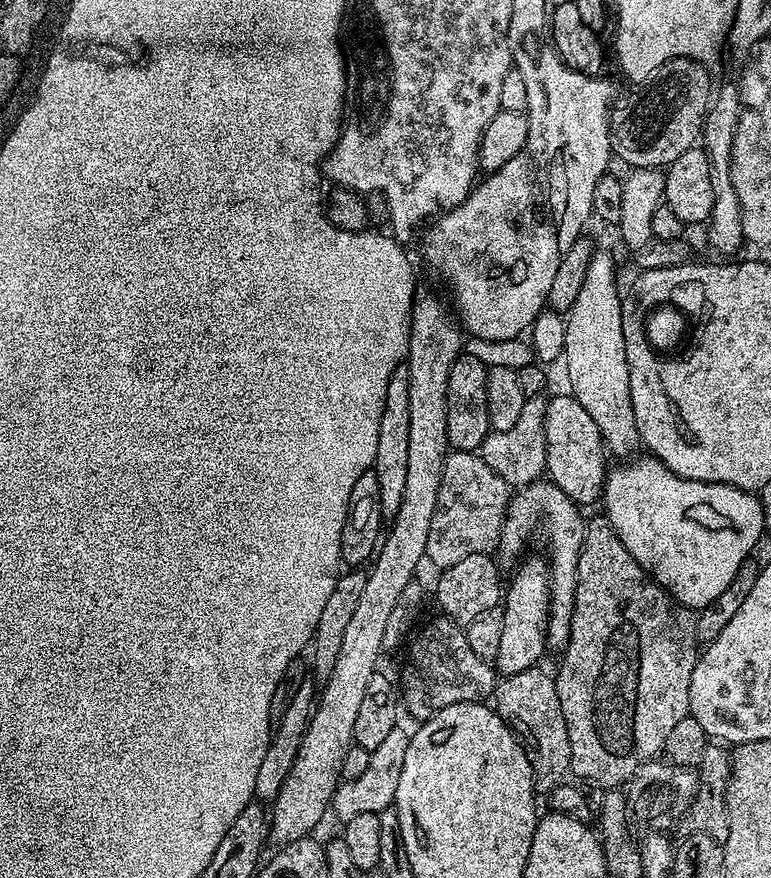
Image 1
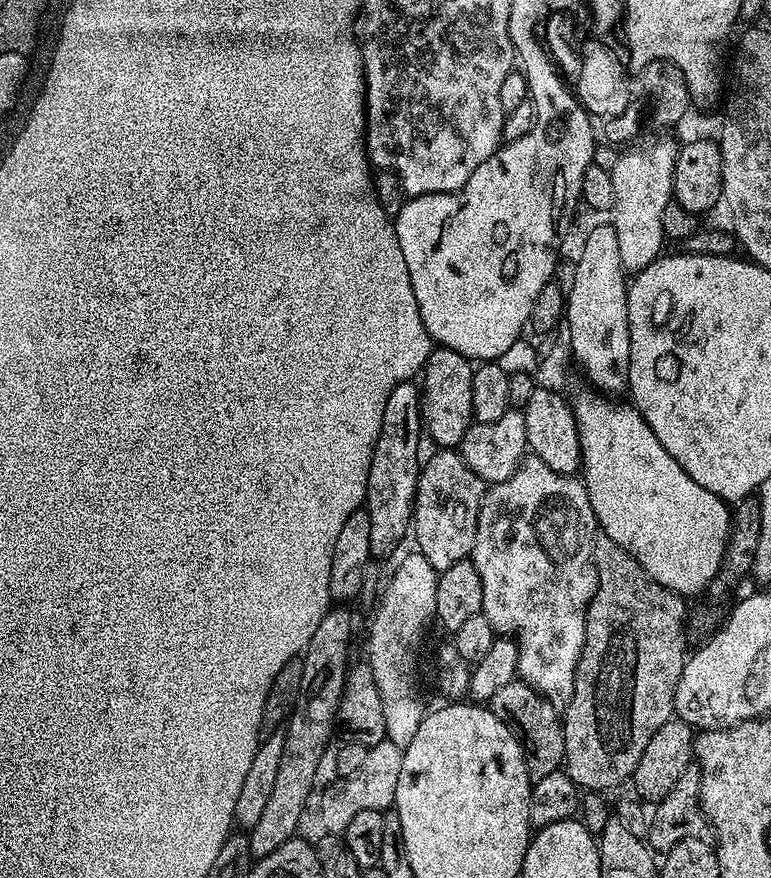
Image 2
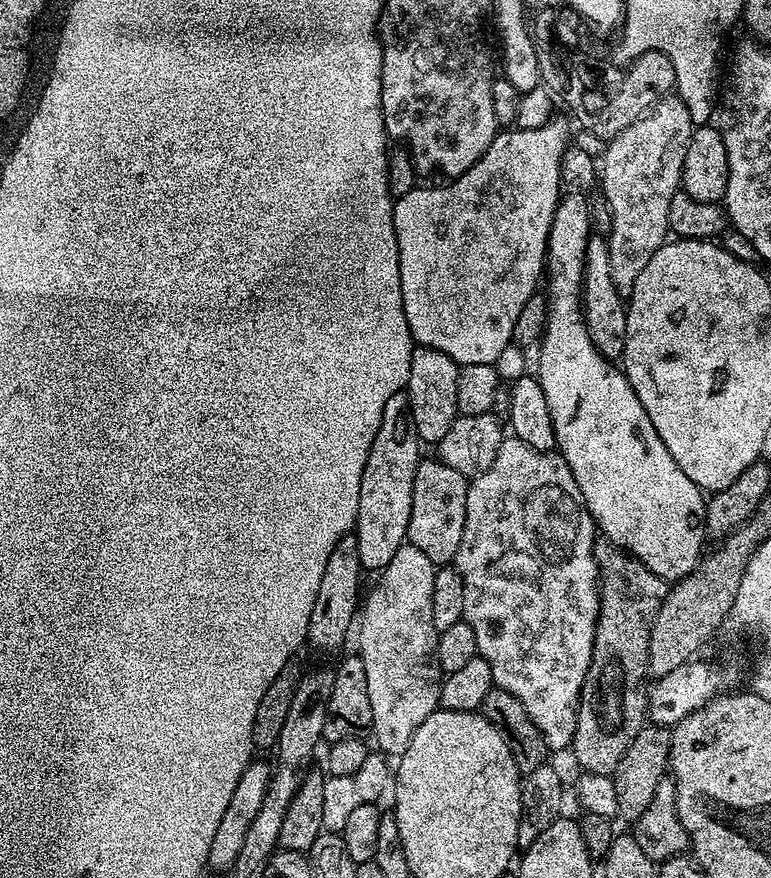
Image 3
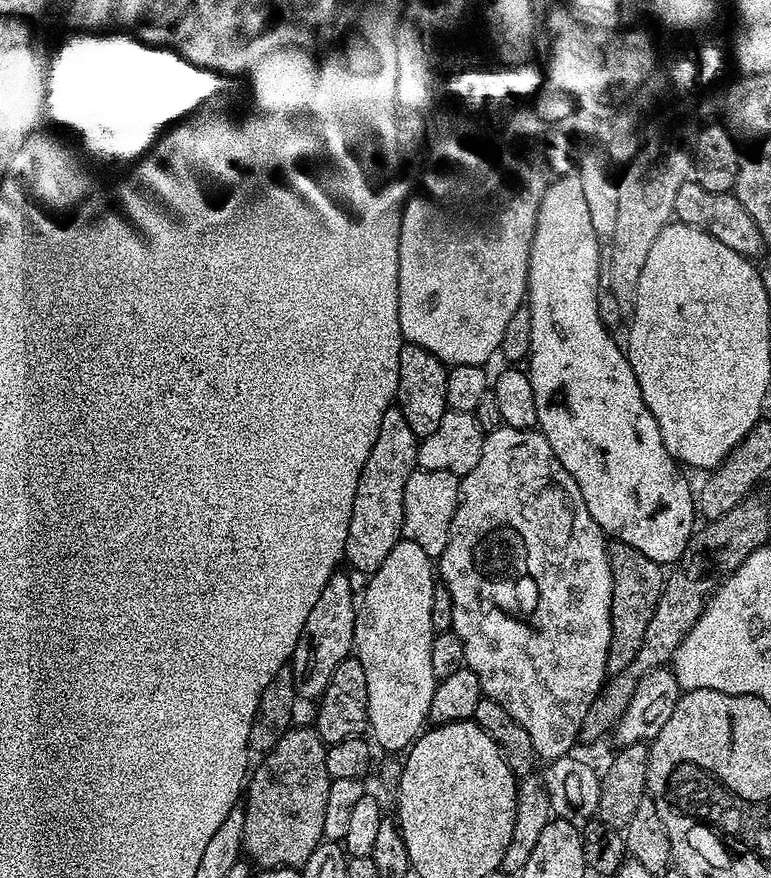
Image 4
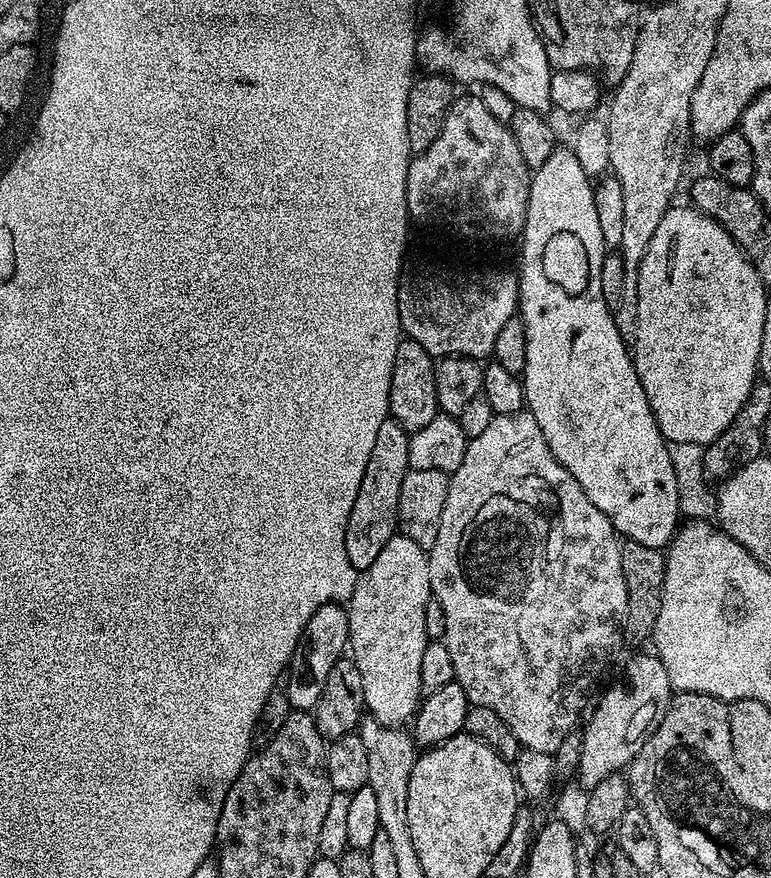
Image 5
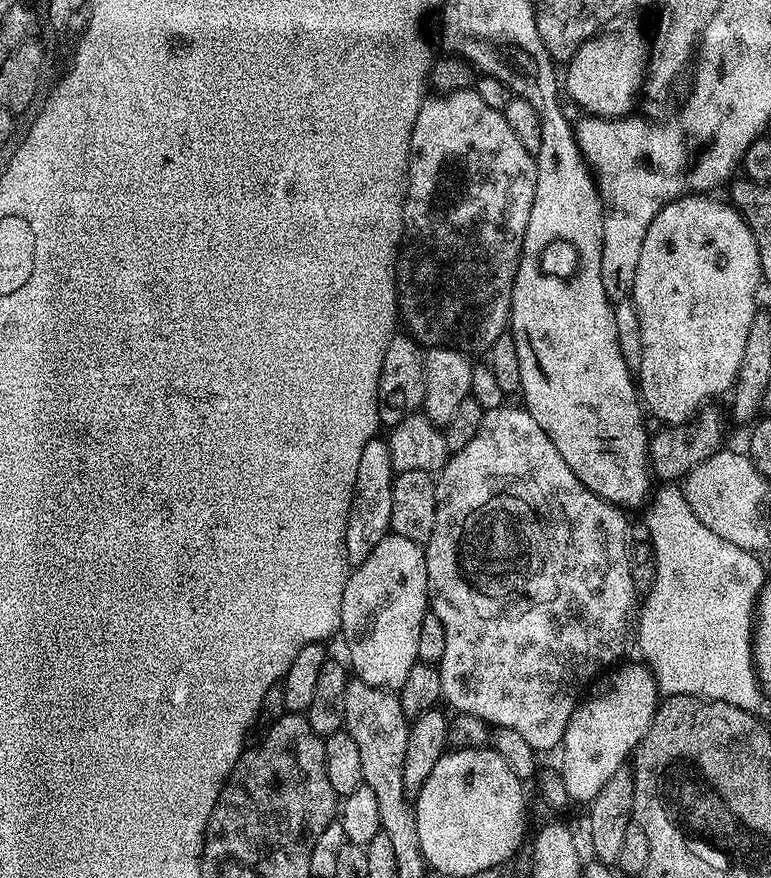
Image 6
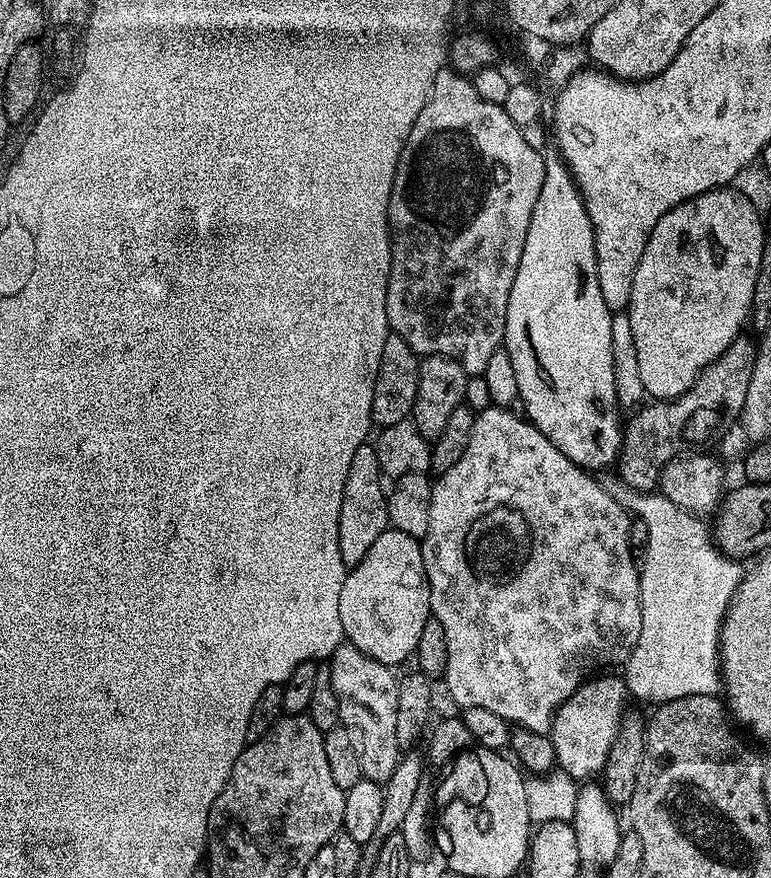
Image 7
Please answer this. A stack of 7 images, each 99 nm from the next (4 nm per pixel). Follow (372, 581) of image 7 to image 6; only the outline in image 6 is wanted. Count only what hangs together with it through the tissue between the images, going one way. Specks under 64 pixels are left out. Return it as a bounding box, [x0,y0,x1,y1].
[340,534,430,690]

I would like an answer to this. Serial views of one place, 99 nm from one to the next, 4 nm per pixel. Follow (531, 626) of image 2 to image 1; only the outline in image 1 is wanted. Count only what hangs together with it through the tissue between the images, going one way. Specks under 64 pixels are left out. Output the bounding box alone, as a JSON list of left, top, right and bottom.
[498,478,586,650]

